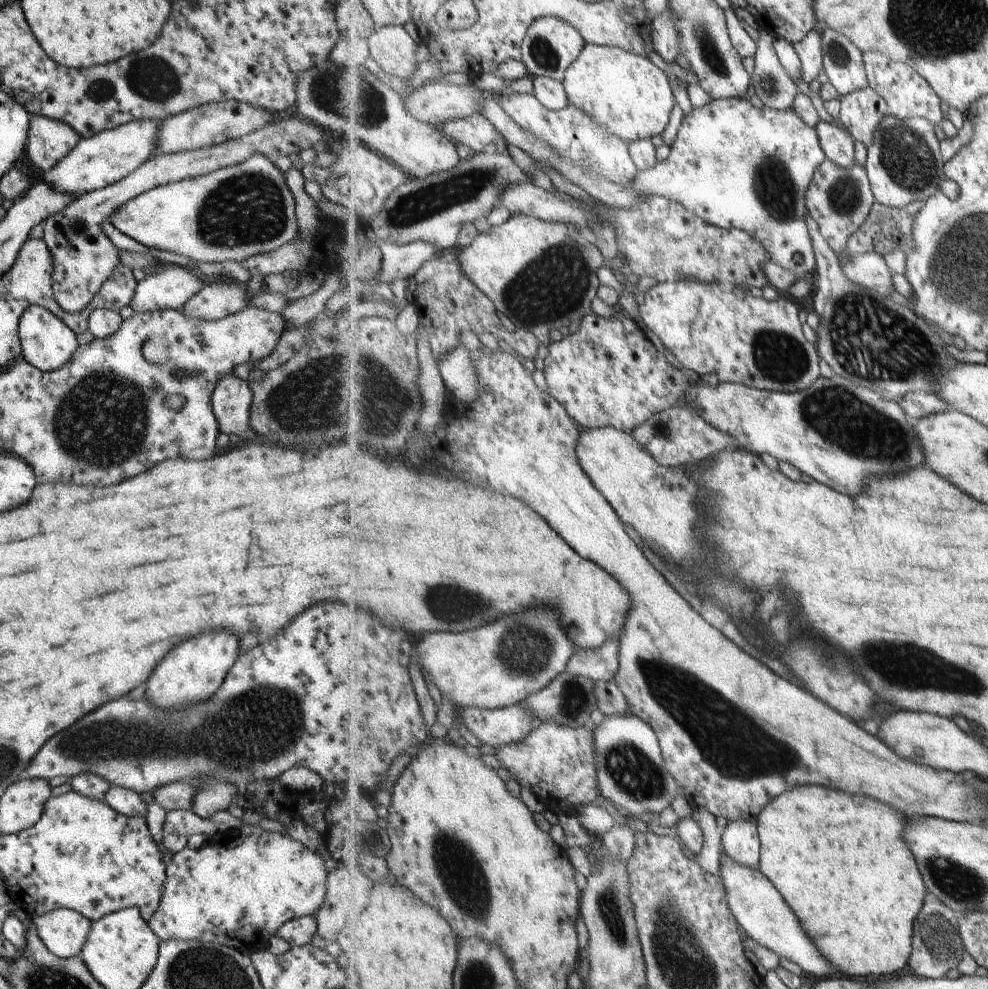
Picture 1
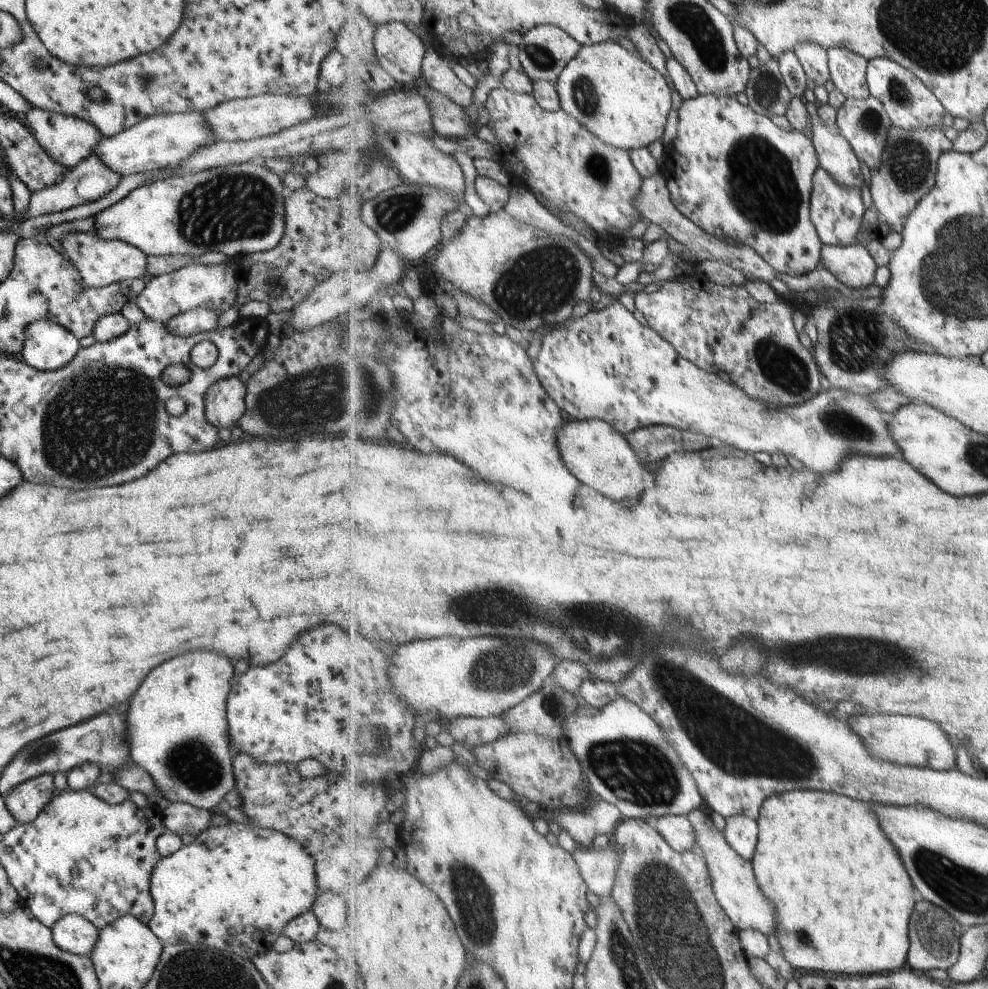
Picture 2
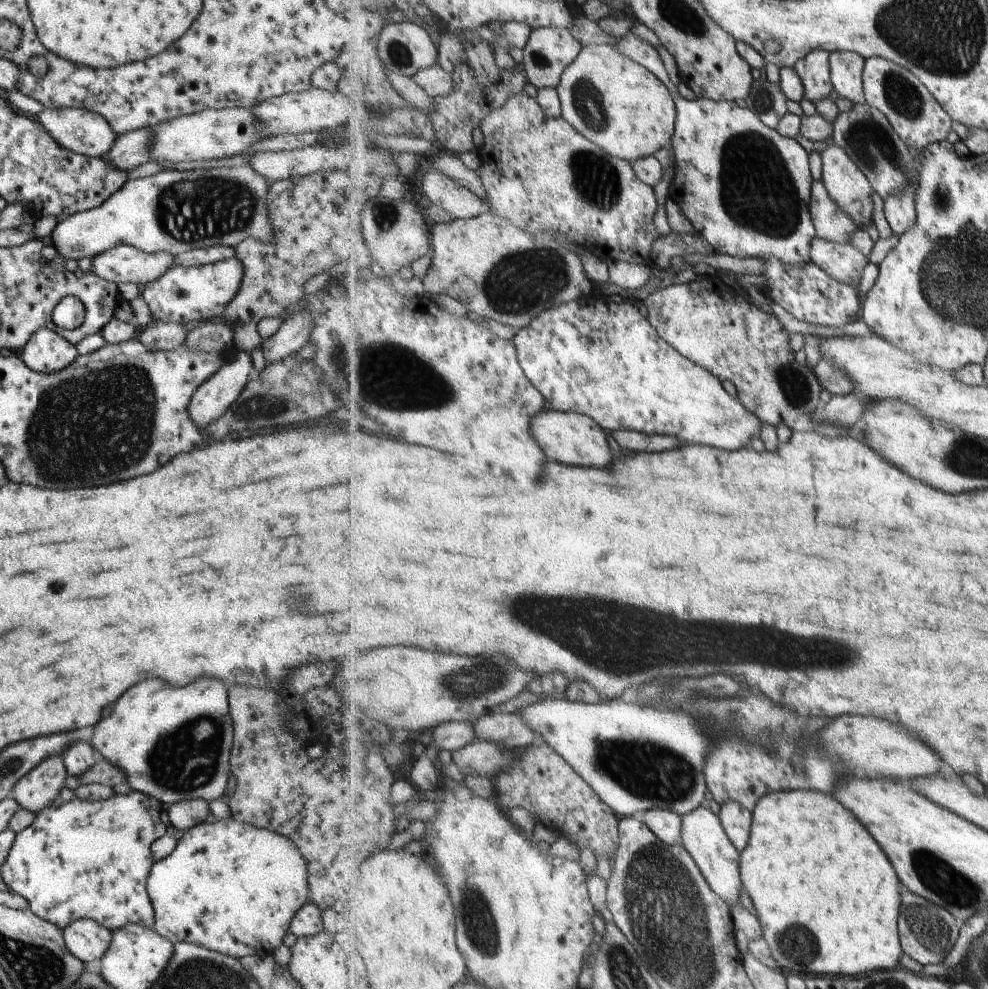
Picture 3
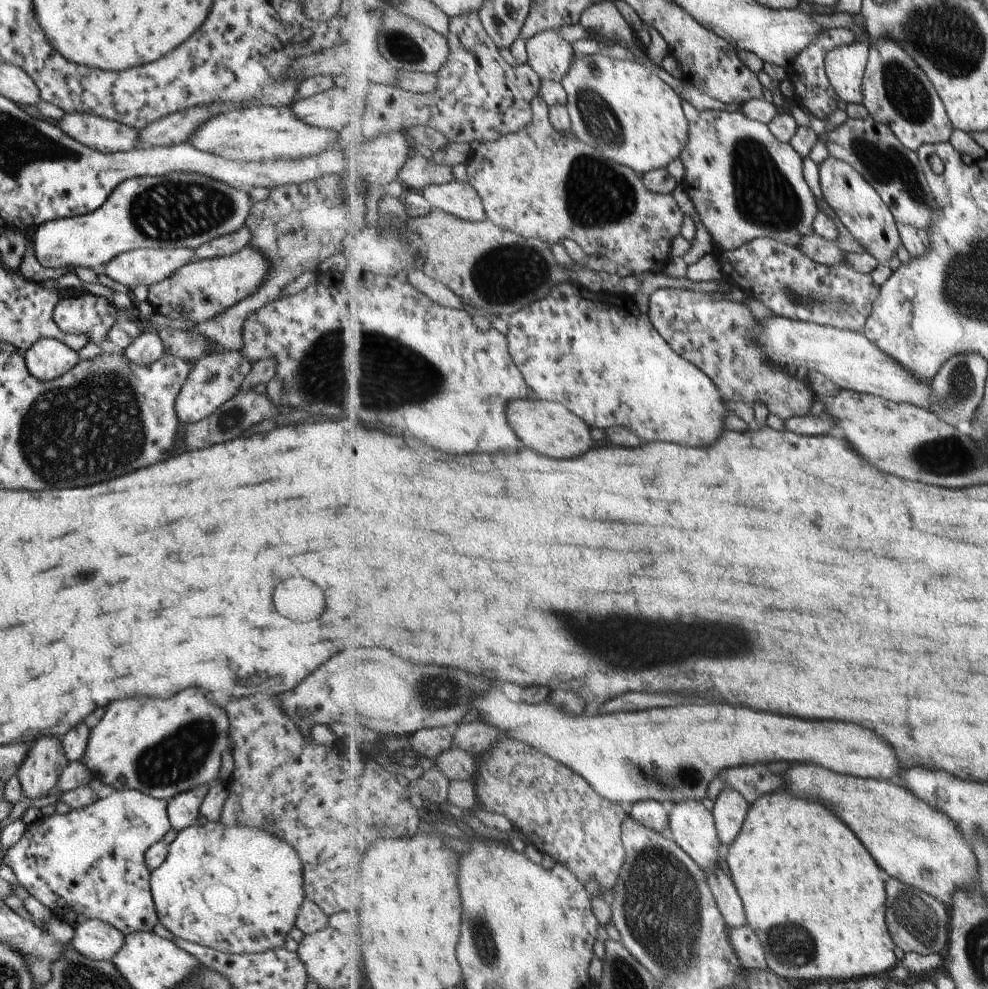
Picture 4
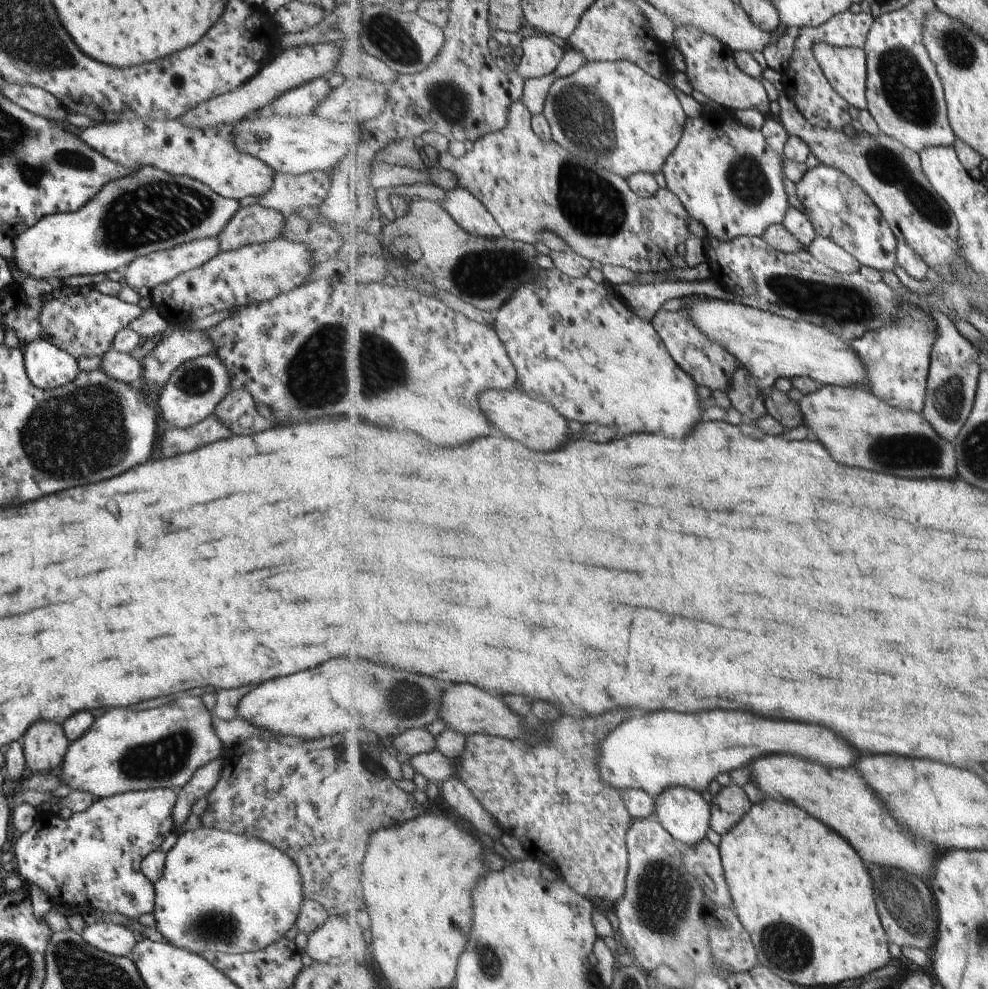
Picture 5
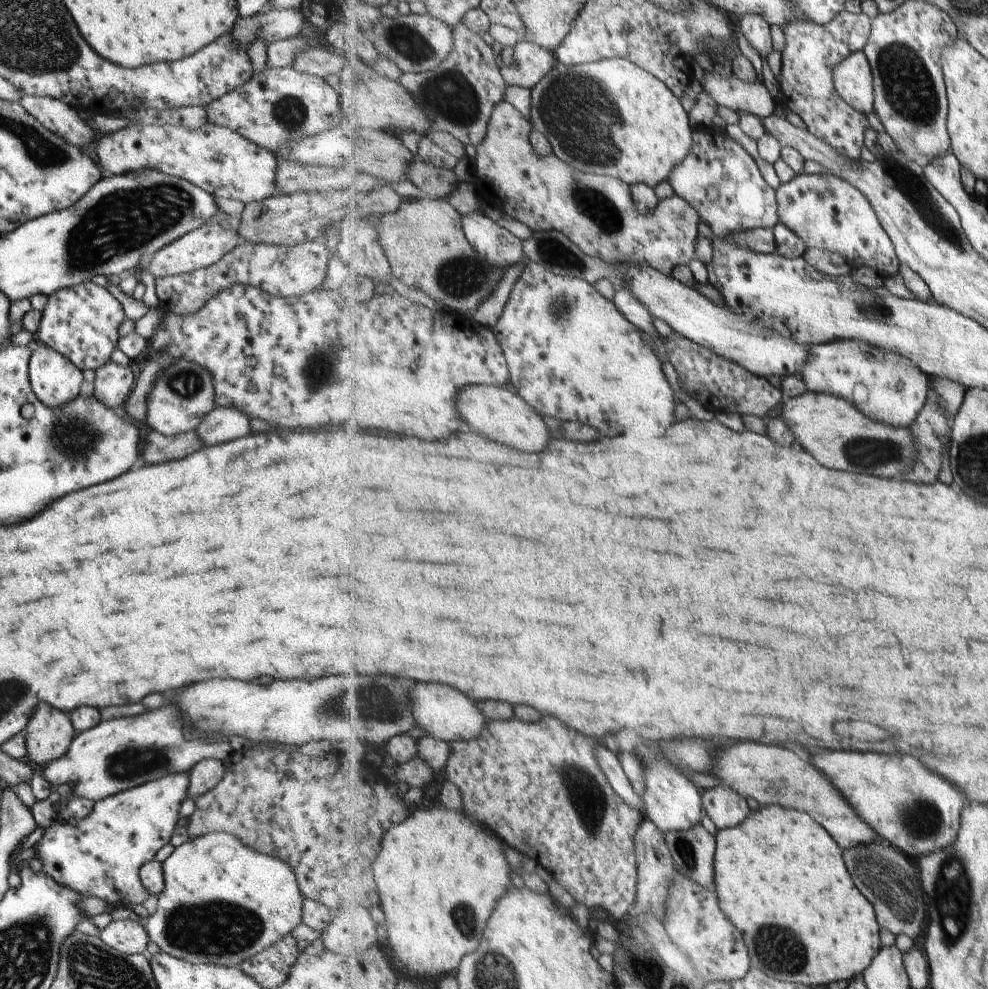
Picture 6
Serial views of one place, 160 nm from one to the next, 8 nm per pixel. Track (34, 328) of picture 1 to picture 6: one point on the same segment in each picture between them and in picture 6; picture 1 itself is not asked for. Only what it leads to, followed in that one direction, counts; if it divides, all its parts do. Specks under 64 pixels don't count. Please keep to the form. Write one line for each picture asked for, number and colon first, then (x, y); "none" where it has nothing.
2: (47, 346)
3: (45, 351)
4: (46, 359)
5: (47, 367)
6: (54, 380)

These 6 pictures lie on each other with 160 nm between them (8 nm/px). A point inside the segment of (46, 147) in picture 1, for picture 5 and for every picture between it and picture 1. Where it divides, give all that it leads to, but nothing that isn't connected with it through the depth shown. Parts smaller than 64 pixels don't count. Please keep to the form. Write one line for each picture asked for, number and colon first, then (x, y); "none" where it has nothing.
2: (68, 140)
3: (78, 130)
4: (106, 136)
5: (207, 154)

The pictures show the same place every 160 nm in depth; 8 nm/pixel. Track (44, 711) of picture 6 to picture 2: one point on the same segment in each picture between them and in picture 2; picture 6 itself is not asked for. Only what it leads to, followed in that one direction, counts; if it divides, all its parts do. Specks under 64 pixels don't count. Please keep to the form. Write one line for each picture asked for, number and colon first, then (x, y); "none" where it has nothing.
2: (25, 801)
3: (33, 792)
4: (43, 762)
5: (43, 745)

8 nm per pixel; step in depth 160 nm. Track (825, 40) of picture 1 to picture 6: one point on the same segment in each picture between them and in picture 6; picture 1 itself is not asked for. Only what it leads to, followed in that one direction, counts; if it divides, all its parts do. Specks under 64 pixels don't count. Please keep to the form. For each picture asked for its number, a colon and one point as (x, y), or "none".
2: (848, 69)
3: (847, 68)
4: (846, 65)
5: (847, 67)
6: (854, 78)

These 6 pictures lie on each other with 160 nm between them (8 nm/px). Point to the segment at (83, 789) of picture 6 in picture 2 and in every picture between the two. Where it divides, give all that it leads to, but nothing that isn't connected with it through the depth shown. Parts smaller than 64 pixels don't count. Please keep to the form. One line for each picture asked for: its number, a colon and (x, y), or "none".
2: (176, 730)
3: (173, 745)
4: (159, 747)
5: (122, 751)

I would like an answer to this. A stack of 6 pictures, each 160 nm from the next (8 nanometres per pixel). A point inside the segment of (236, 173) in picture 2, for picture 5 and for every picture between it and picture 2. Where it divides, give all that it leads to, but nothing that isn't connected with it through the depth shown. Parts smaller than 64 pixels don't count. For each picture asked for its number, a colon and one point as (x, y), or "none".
3: (222, 205)
4: (172, 210)
5: (147, 210)

